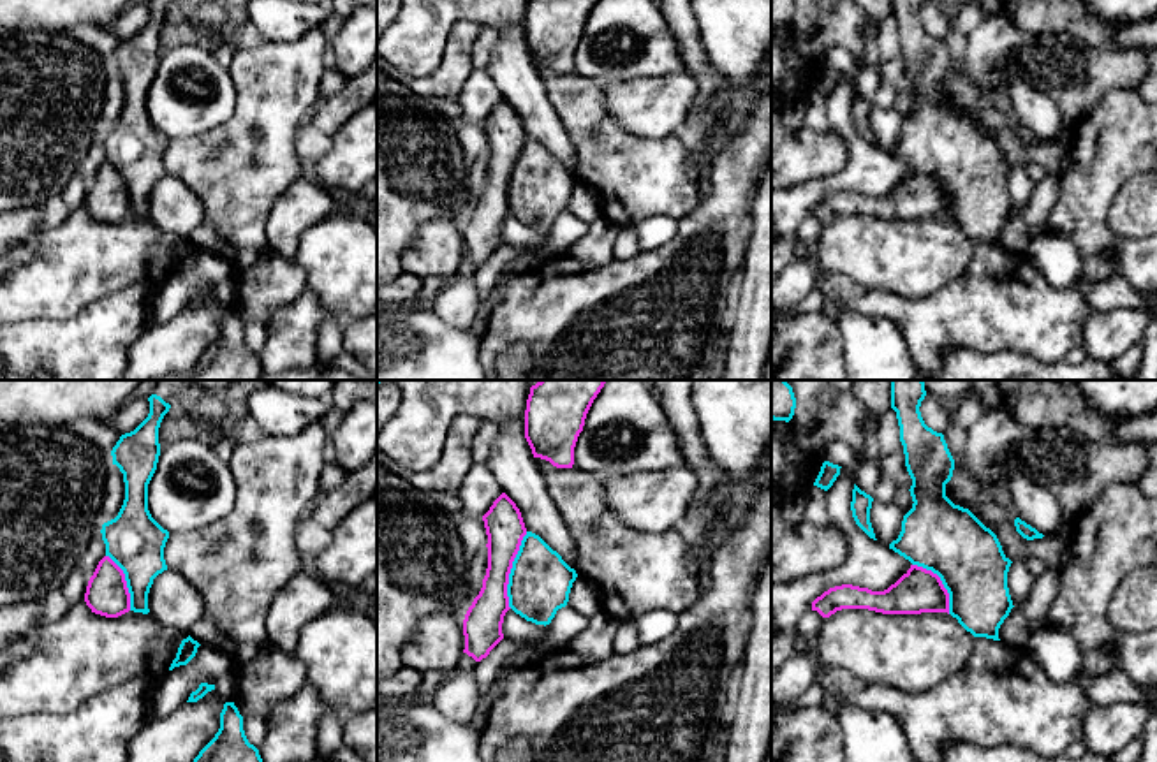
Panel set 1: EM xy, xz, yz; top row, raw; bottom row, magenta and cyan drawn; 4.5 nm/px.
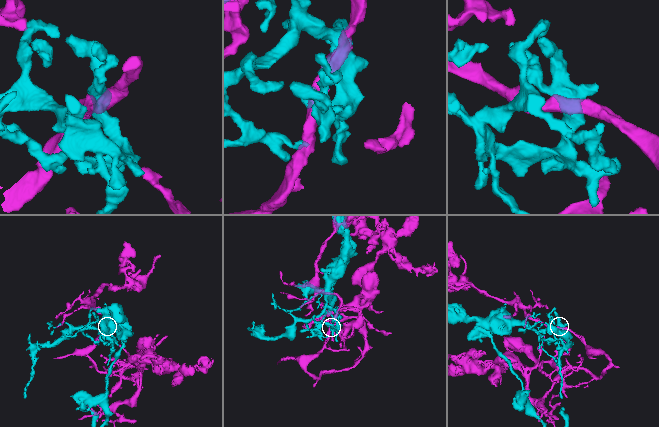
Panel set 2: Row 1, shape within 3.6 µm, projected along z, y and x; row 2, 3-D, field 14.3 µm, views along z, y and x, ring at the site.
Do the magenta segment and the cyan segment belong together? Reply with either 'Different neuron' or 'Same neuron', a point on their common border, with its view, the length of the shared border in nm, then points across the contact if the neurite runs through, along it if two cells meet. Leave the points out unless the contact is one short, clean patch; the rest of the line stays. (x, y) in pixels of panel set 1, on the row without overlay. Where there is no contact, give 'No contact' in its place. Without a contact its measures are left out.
Same neuron. Touches magenta at xz (509, 176). Shared border 360 nm

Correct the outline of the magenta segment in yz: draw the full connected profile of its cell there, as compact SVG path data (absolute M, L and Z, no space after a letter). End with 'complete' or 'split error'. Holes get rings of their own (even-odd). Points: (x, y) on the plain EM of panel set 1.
M891 0L896 18L905 72L912 84L912 114L903 121L902 137L889 155L909 165L910 174L888 195L872 197L852 190L829 194L812 208L812 216L829 223L842 215L868 215L882 220L947 218L974 243L999 245L999 234L1013 211L1007 178L1011 165L1004 160L997 141L969 114L946 102L954 65L942 39L928 33L919 12L926 0Z; split error

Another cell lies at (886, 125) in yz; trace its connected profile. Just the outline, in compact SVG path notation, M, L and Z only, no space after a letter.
M872 107L870 128L877 148L889 153L902 137L903 116L896 109Z

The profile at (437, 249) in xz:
M440 215L417 229L402 255L402 271L426 280L438 276L446 283L458 276L465 255L463 229L453 215Z

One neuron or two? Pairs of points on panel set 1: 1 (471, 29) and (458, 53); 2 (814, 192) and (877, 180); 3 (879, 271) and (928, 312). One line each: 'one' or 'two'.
1: one
2: one
3: two

